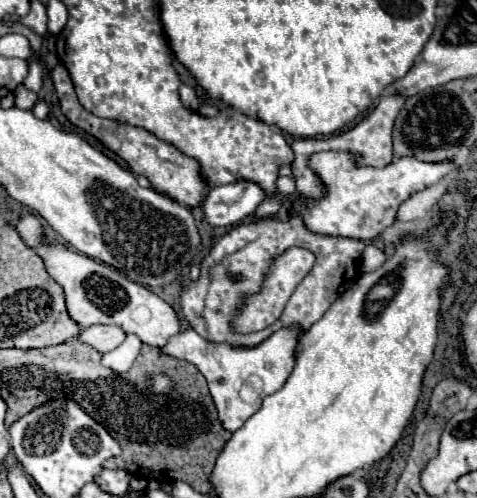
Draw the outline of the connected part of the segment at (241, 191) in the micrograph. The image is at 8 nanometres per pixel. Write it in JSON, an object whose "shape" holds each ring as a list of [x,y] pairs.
{"shape":[[[239,180],[237,184],[213,186],[201,208],[211,226],[233,226],[253,216],[265,198],[267,194],[257,182]]]}

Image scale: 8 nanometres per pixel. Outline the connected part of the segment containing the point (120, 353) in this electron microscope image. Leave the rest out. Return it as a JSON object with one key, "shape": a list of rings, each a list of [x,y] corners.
{"shape":[[[131,334],[131,336],[129,336],[129,342],[121,344],[121,346],[119,346],[117,350],[113,350],[113,352],[103,354],[101,364],[107,366],[107,368],[111,368],[111,370],[115,370],[115,372],[127,372],[127,370],[131,368],[133,360],[135,360],[139,348],[141,348],[141,340]]]}

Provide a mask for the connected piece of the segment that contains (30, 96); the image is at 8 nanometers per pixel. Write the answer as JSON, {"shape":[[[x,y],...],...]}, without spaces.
{"shape":[[[19,84],[13,94],[15,94],[15,106],[21,110],[29,110],[37,102],[37,94],[33,90],[27,90],[23,84]]]}

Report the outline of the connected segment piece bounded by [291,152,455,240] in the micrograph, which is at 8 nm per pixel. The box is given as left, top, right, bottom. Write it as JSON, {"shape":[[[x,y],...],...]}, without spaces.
{"shape":[[[321,152],[311,156],[311,168],[319,174],[321,180],[325,180],[327,194],[317,202],[305,198],[291,200],[291,206],[301,210],[301,218],[305,216],[305,226],[319,234],[373,240],[395,222],[399,206],[409,196],[443,180],[455,168],[455,162],[443,160],[429,164],[423,160],[413,160],[413,156],[401,156],[385,168],[359,168],[353,162],[353,156],[347,152]]]}

